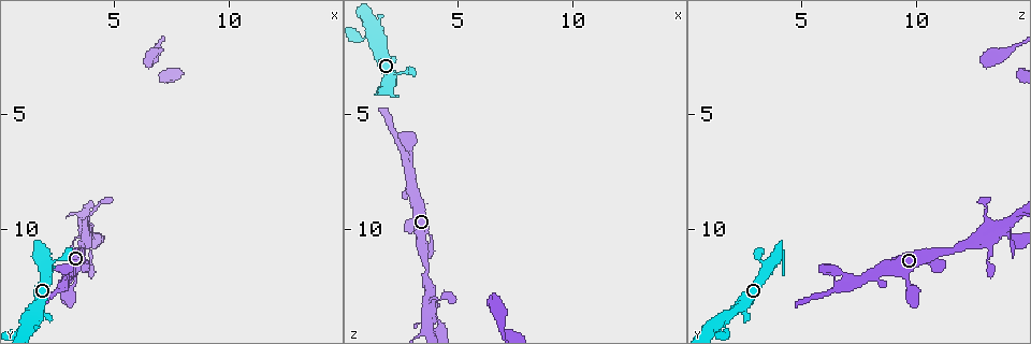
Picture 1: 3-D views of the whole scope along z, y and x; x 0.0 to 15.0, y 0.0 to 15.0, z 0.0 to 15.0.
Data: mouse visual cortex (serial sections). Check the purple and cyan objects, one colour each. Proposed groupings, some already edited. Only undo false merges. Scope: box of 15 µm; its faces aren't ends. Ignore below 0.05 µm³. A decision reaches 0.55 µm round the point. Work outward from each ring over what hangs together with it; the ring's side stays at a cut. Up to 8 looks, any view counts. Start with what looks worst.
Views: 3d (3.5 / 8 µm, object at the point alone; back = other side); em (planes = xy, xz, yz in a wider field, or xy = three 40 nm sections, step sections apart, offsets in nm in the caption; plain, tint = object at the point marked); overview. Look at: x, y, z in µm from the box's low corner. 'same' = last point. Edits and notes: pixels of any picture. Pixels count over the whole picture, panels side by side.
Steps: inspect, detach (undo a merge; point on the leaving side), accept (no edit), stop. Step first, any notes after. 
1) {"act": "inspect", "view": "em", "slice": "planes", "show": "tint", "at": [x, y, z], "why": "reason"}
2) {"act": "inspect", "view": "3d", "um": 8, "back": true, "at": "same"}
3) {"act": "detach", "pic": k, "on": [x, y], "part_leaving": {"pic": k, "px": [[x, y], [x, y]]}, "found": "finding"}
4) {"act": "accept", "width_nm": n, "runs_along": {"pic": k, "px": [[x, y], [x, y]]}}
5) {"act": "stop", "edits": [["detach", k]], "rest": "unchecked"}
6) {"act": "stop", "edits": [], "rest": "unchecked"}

{"act": "inspect", "view": "3d", "um": 8, "at": [1.7, 11.0, 3.9], "why": "sudden change in width"}

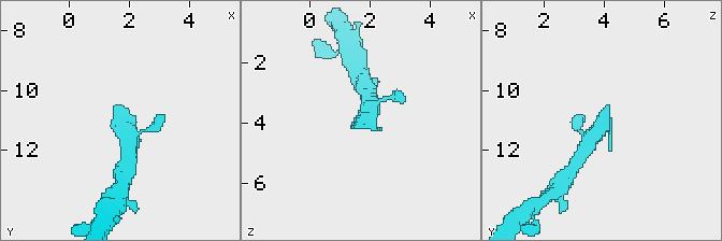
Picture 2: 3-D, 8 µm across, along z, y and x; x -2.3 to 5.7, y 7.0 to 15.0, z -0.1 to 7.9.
{"act": "inspect", "view": "em", "slice": "planes", "show": "tint", "at": [1.8, 11.0, 3.9]}

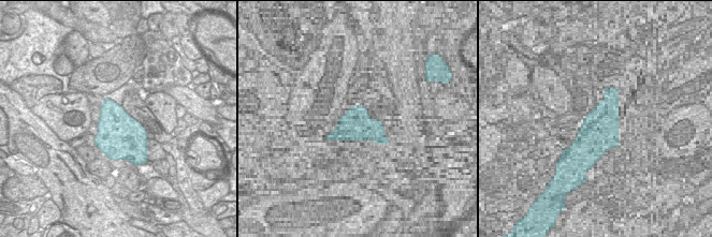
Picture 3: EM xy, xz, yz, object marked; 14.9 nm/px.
{"act": "accept", "runs_along": {"pic": 2, "px": [[587, 146], [603, 124], [607, 104]]}, "found": "one cell here"}

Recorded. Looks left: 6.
{"act": "inspect", "view": "3d", "um": 3.5, "at": [1.1, 13.9, 1.4], "why": "thin neck"}

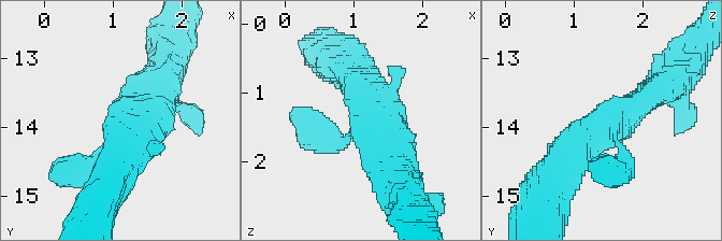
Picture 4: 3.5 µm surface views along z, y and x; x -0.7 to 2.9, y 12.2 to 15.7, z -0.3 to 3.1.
{"act": "inspect", "view": "em", "slice": "planes", "show": "plain", "at": [1.25, 13.85, 1.55], "arms": 3, "arm_widths_nm": [200, 450, 500], "why": "now the EM"}

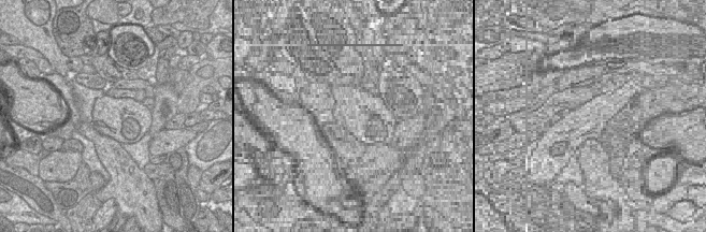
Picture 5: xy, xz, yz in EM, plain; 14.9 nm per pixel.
{"act": "inspect", "view": "em", "slice": "planes", "show": "tint", "at": "same", "why": "with the object marked"}

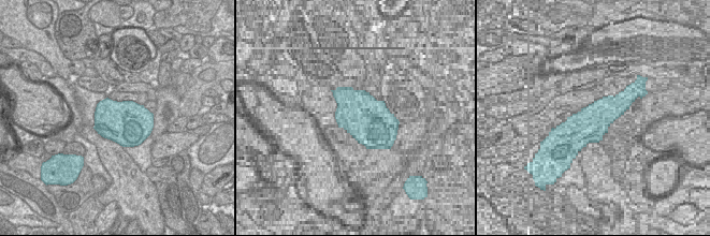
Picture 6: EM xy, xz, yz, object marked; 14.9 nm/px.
{"act": "accept", "width_nm": 650, "runs_along": {"pic": 4, "px": [[661, 87], [600, 129], [561, 169]]}, "found": "one cell here"}

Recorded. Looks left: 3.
{"act": "inspect", "view": "3d", "um": 8, "at": [3.5, 11.0, 11.2], "why": "branch point"}

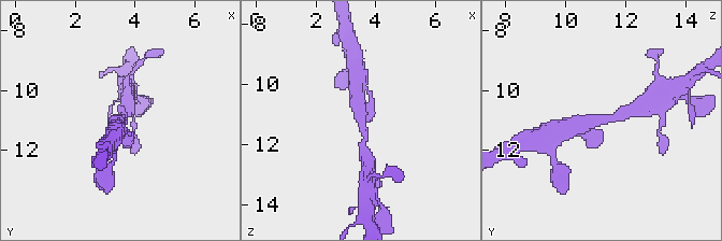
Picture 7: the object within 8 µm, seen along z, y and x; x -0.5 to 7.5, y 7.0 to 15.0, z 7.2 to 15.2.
{"act": "inspect", "view": "3d", "um": 3.5, "at": [3.6, 11.1, 11.1], "why": "closer look"}

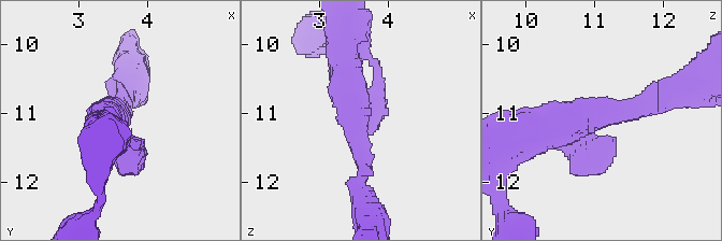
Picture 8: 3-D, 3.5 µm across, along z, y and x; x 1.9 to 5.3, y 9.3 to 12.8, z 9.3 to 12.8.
{"act": "inspect", "view": "em", "slice": "planes", "show": "tint", "at": [3.55, 11.00, 11.05], "why": "need the tissue"}

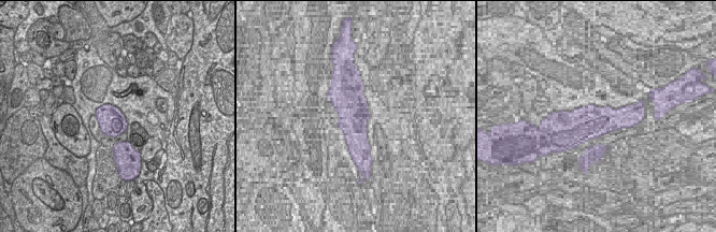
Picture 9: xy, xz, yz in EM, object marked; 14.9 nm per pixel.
{"act": "accept", "runs_along": {"pic": 8, "px": [[516, 135], [648, 108]]}, "found": "one cell here"}

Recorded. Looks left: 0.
{"act": "stop", "edits": [], "rest": "unchecked"}

